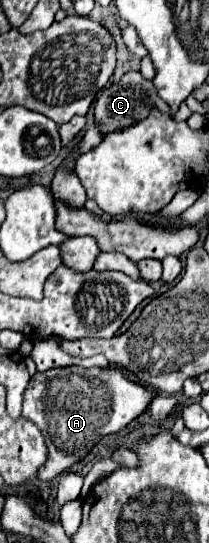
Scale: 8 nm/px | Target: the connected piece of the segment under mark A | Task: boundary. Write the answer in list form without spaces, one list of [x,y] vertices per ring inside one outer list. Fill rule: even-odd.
[[[66,366],[36,372],[24,392],[22,416],[32,420],[46,438],[50,456],[38,470],[40,480],[52,480],[74,462],[82,460],[102,436],[120,432],[138,418],[154,398],[144,386],[130,382],[118,368],[80,368]]]

